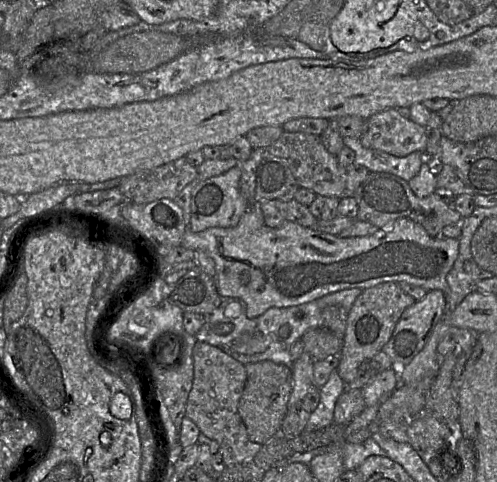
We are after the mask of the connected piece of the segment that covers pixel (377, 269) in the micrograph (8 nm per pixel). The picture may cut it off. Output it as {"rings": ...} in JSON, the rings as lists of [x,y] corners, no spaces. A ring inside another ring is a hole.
{"rings":[[[198,175],[174,199],[183,210],[185,222],[185,232],[180,245],[194,251],[203,250],[212,257],[215,262],[215,283],[218,294],[221,297],[232,297],[243,301],[248,318],[256,318],[269,308],[297,306],[340,290],[348,288],[364,290],[384,282],[407,282],[427,291],[441,290],[447,299],[449,286],[446,276],[459,254],[457,238],[431,237],[423,226],[406,217],[395,220],[388,228],[381,228],[369,236],[361,237],[344,238],[290,221],[285,221],[278,228],[271,228],[265,224],[258,204],[245,211],[234,227],[212,227],[195,233],[189,226],[191,196],[200,181]]]}

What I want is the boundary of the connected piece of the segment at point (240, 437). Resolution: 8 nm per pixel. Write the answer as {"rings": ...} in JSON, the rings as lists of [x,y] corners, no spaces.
{"rings":[[[196,341],[193,366],[193,382],[186,401],[185,416],[197,425],[202,434],[218,442],[225,466],[252,458],[262,445],[249,439],[238,412],[238,401],[246,383],[245,365],[207,342]]]}

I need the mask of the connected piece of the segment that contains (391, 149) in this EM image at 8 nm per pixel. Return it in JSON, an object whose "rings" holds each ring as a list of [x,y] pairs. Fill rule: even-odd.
{"rings":[[[397,109],[372,115],[367,119],[367,124],[367,131],[359,139],[364,147],[398,157],[418,151],[424,153],[426,158],[425,127],[403,117]]]}

